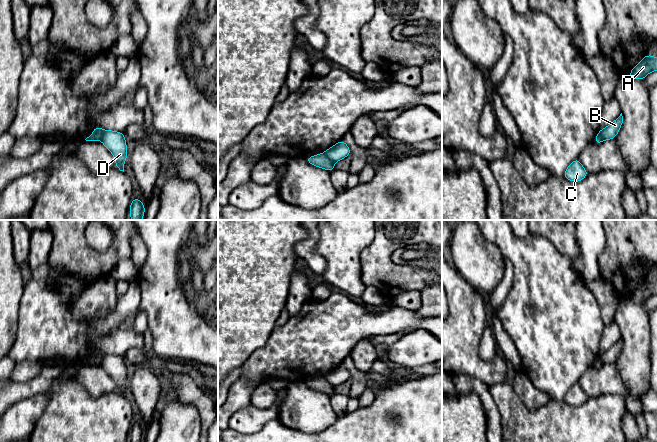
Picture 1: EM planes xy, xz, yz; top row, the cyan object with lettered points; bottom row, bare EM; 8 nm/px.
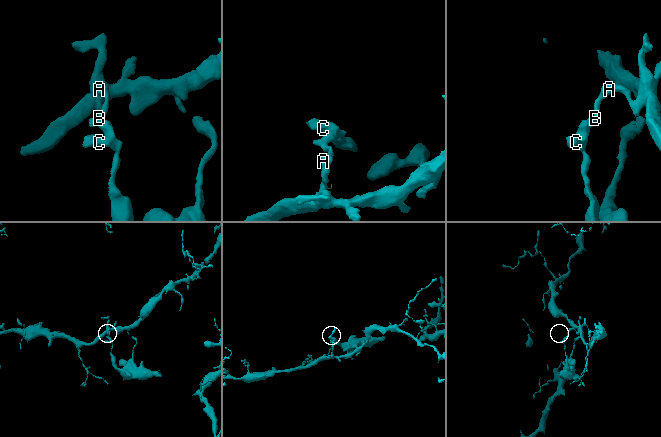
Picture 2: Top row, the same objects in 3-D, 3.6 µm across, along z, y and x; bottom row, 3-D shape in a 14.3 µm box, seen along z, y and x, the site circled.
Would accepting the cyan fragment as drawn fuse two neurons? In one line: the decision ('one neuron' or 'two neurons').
two neurons

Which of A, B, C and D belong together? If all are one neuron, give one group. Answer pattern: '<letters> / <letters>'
A B / C D

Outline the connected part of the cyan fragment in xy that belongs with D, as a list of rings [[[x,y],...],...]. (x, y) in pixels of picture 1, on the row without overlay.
[[[104,354],[100,365],[115,382],[115,392],[124,396],[124,386],[127,384],[127,368],[123,356]]]

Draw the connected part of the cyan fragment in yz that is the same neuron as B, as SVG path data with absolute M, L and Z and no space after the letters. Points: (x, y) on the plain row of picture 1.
M622 337L620 340L611 346L607 351L600 353L601 360L604 364L615 363L623 347Z

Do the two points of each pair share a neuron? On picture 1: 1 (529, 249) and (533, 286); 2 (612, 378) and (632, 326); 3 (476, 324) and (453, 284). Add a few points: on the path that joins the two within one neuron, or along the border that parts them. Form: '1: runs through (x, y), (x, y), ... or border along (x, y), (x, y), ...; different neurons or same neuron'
1: runs through (533, 258), (533, 277); same neuron
2: border along (614, 363), (627, 388); different neurons
3: runs through (467, 314), (466, 304), (461, 294); same neuron

